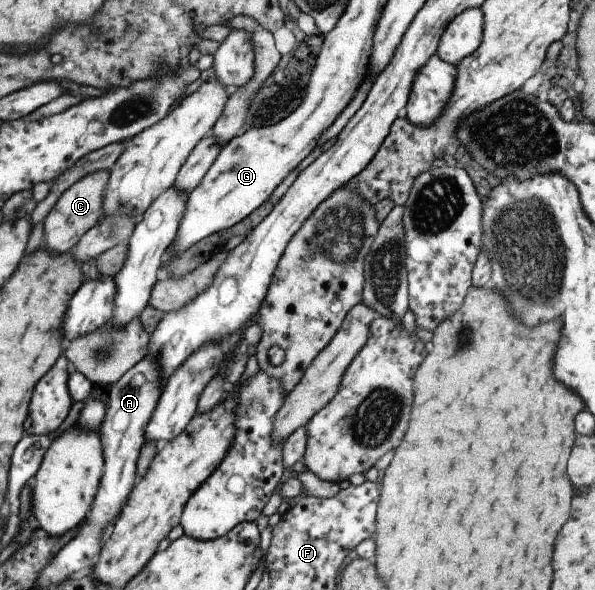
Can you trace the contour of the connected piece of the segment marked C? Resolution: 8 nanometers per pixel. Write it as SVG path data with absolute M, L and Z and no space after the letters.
M96 170L83 175L67 187L45 215L43 225L44 248L49 254L60 254L72 249L78 240L102 216L103 199L109 170Z

